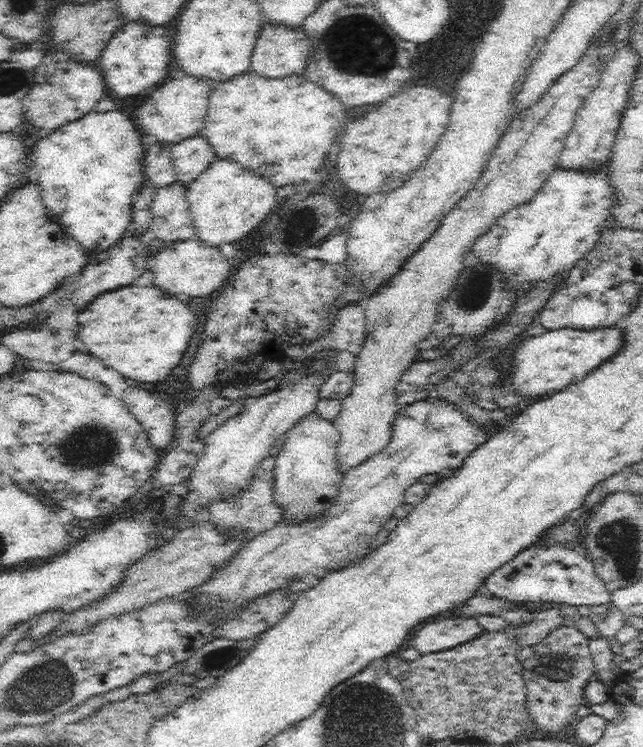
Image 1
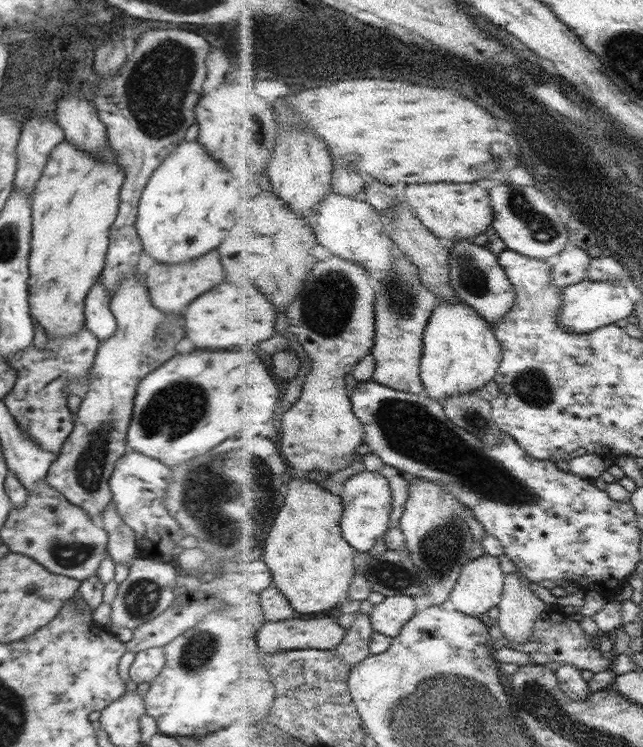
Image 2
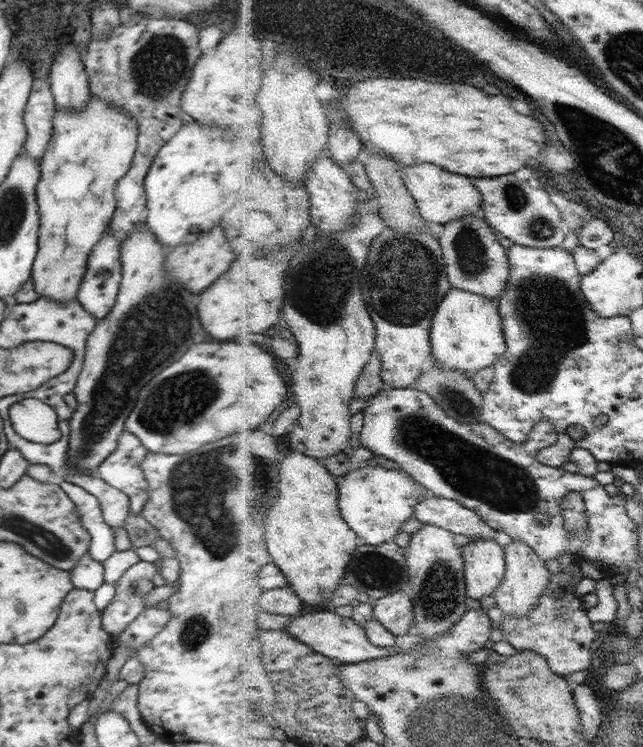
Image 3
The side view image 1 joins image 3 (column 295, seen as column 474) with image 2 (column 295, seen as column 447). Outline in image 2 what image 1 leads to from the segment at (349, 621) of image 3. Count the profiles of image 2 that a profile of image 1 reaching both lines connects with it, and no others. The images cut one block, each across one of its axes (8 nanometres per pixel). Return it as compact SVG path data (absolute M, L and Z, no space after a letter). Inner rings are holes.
M329 616L314 620L292 618L260 625L258 642L263 656L288 650L334 650L344 642L348 631L338 624L338 619Z

